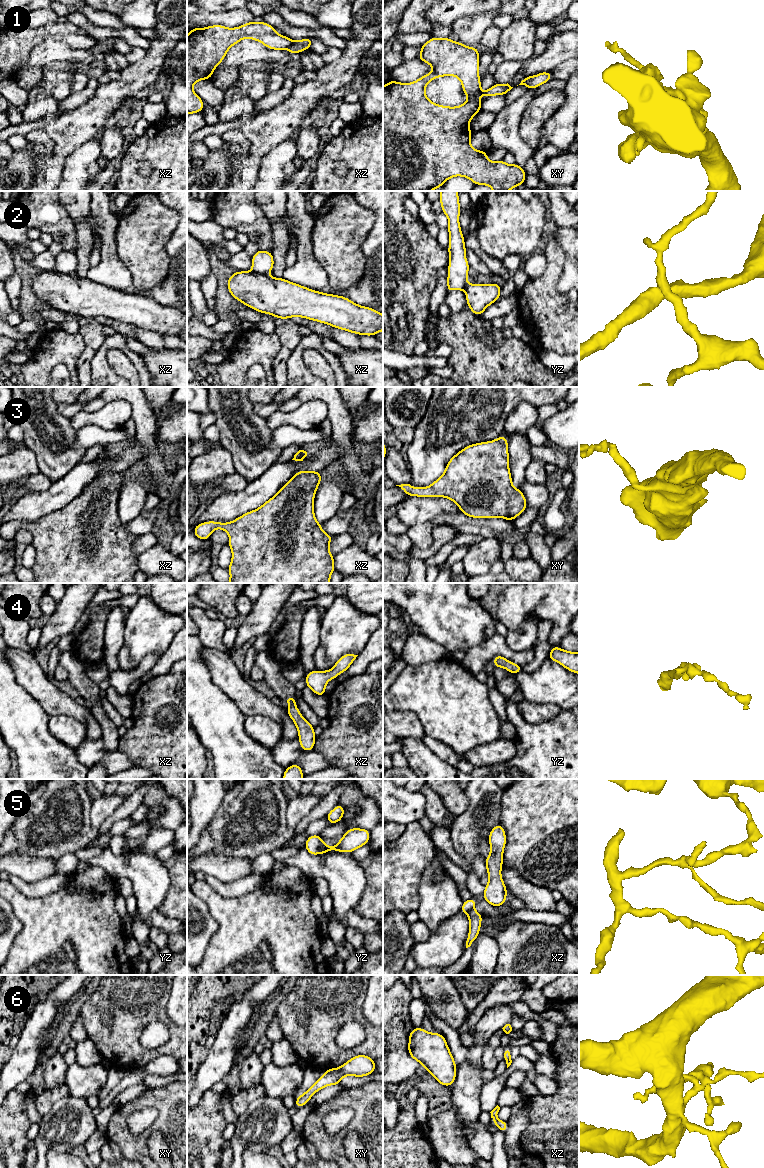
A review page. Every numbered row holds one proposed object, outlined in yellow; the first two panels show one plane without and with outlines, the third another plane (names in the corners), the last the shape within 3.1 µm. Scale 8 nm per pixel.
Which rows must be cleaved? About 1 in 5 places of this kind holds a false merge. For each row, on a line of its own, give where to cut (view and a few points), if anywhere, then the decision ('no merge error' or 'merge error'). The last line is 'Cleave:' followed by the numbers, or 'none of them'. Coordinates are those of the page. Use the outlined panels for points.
1: cut none; no merge error
2: cut xz (251, 271), (255, 274), (265, 275); merge error
3: cut none; no merge error
4: cut none; no merge error
5: cut yz (325, 843), (318, 853); merge error
6: cut none; no merge error
Cleave: 2, 5

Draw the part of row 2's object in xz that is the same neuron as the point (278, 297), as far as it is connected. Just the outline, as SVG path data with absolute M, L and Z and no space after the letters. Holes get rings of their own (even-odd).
M234 272L227 281L229 293L246 307L279 319L301 317L357 335L383 331L383 315L344 296L322 293L284 278Z

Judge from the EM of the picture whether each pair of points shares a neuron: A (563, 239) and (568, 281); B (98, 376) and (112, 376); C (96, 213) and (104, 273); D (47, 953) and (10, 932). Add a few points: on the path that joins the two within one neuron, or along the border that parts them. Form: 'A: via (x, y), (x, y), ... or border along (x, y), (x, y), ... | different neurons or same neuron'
A: via (568, 249), (568, 271) | same neuron
B: via (101, 376), (109, 376) | same neuron
C: via (107, 228), (108, 258) | same neuron
D: border along (13, 912), (22, 928), (10, 948) | different neurons

